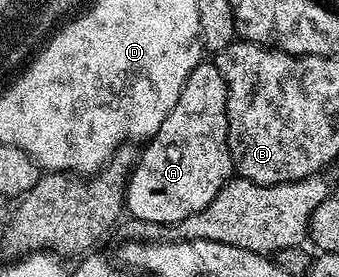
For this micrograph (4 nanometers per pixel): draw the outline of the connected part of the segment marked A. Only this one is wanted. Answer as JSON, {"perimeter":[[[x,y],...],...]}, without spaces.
{"perimeter":[[[201,60],[194,72],[190,72],[170,116],[166,116],[158,132],[147,139],[141,149],[140,159],[128,177],[124,205],[135,221],[153,222],[161,228],[171,227],[194,212],[202,212],[202,208],[206,208],[206,204],[210,204],[210,200],[214,200],[214,196],[218,196],[220,189],[233,177],[232,157],[228,147],[227,103],[228,89],[222,72],[218,72],[215,61]]]}

